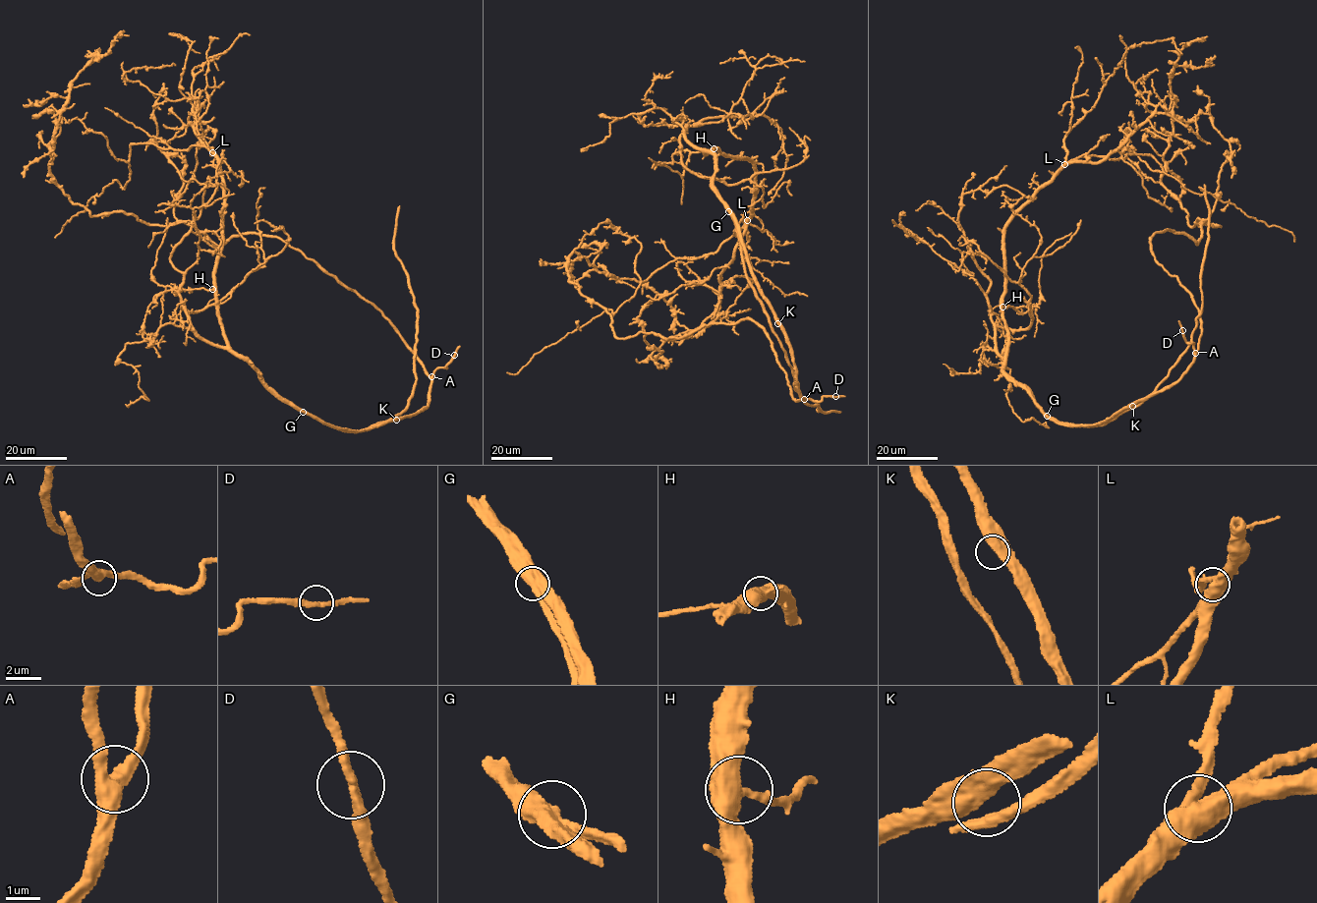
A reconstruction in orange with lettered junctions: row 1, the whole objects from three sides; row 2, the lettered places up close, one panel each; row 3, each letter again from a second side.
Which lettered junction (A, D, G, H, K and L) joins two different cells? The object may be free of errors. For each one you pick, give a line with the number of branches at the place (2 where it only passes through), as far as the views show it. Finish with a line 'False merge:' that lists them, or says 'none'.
False merge: none

